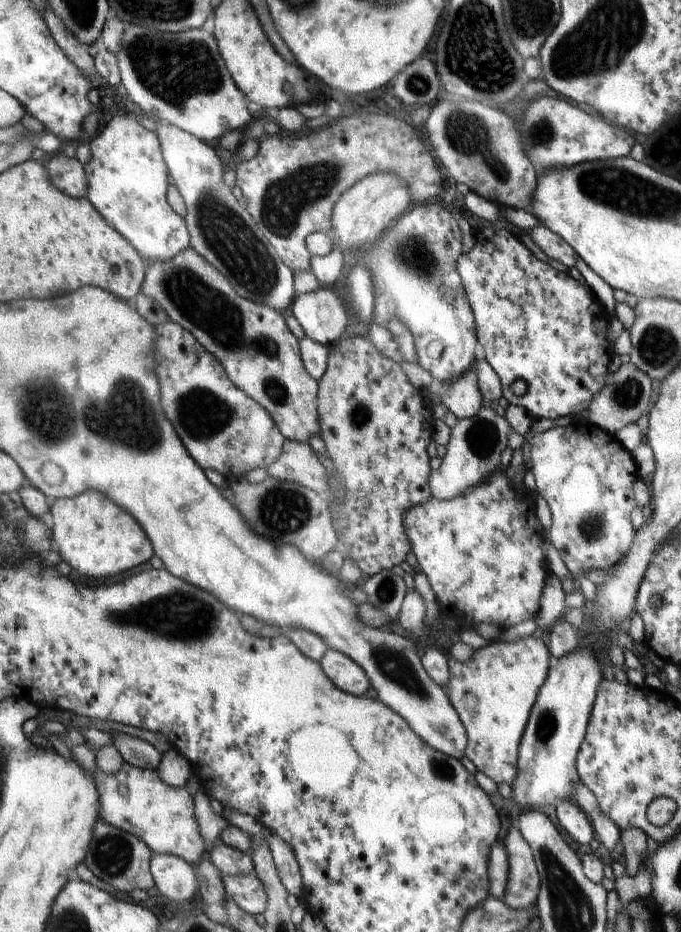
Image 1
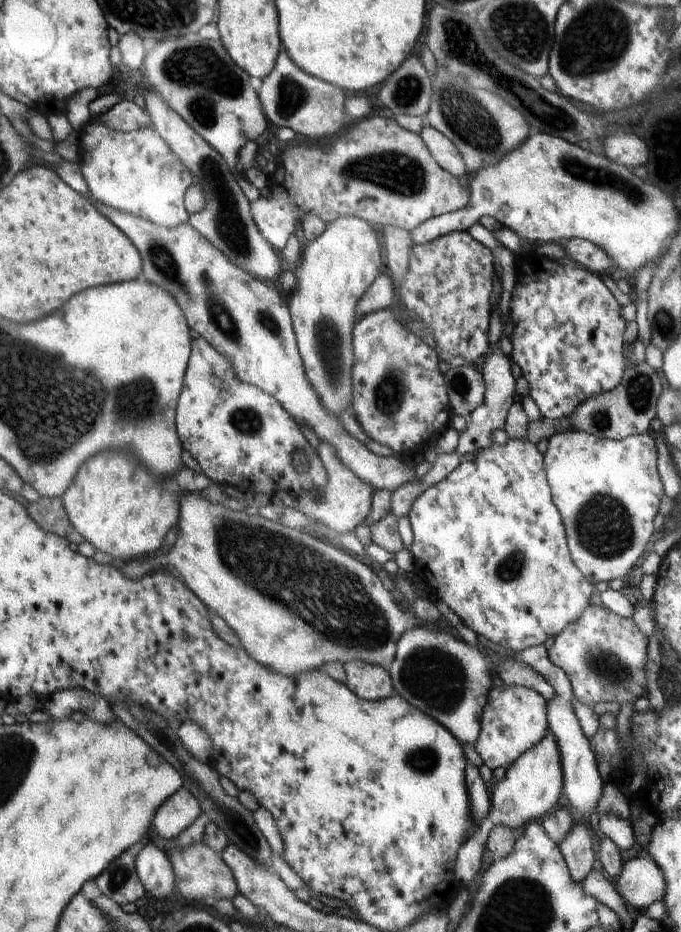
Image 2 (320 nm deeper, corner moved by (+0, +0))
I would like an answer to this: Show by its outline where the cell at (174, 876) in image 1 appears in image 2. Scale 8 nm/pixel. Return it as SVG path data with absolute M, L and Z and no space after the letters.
M145 845L134 857L135 871L148 896L164 898L175 890L175 872L166 853L155 845Z

